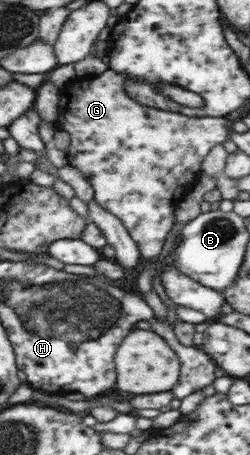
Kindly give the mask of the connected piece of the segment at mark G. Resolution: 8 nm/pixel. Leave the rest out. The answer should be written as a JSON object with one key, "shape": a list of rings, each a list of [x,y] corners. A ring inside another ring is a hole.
{"shape":[[[107,69],[104,74],[94,77],[84,77],[81,79],[68,82],[64,87],[60,88],[59,92],[59,117],[56,122],[59,130],[65,130],[69,133],[69,147],[67,148],[67,158],[70,164],[80,168],[85,173],[85,176],[91,181],[92,187],[95,191],[95,200],[104,206],[109,212],[112,212],[118,218],[121,218],[124,222],[124,226],[129,230],[131,238],[137,243],[141,250],[142,260],[147,262],[150,260],[156,260],[162,250],[164,250],[164,244],[166,244],[166,238],[168,238],[168,232],[174,230],[176,225],[175,211],[178,208],[178,204],[183,200],[188,191],[191,191],[192,187],[196,184],[197,179],[201,175],[200,162],[202,158],[206,156],[206,152],[224,142],[226,136],[228,136],[228,128],[226,128],[225,117],[192,117],[184,116],[184,114],[178,114],[178,112],[166,112],[166,110],[156,110],[156,108],[148,108],[144,104],[138,104],[136,100],[132,100],[128,94],[126,94],[126,88],[124,88],[124,82],[126,82],[126,76],[122,74],[116,74],[114,70]]]}

